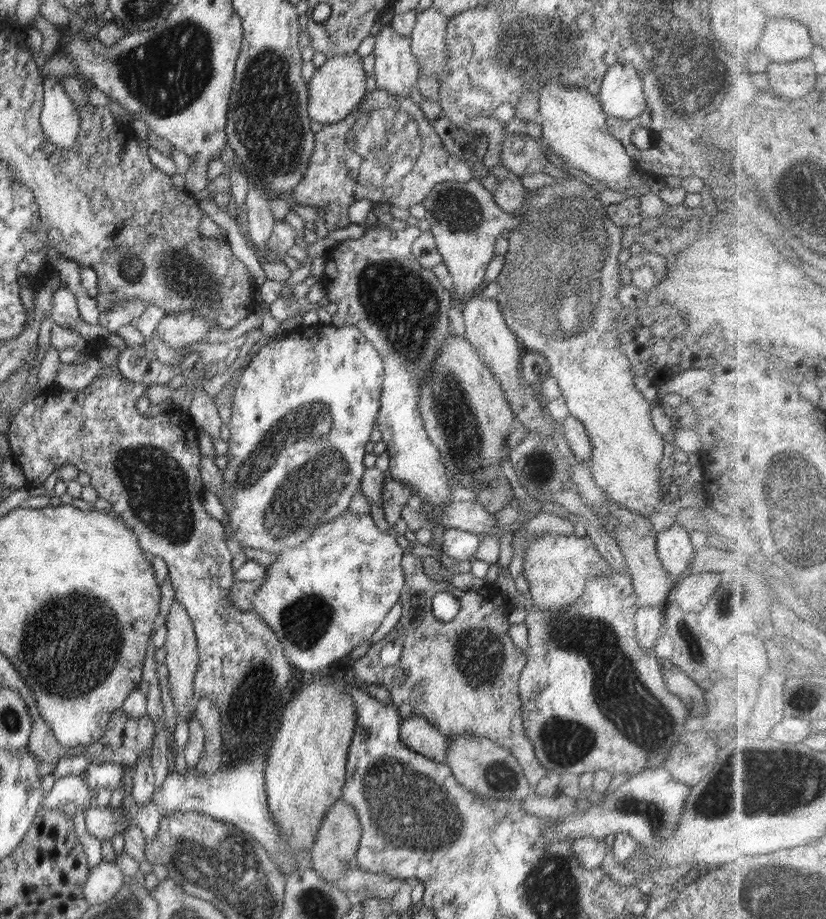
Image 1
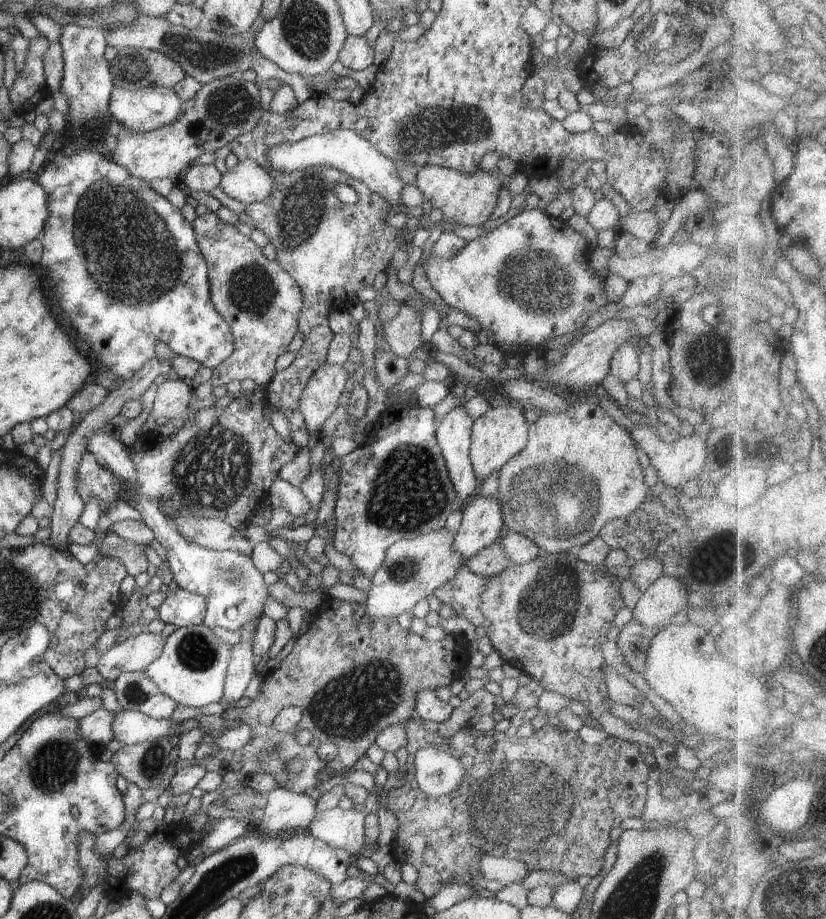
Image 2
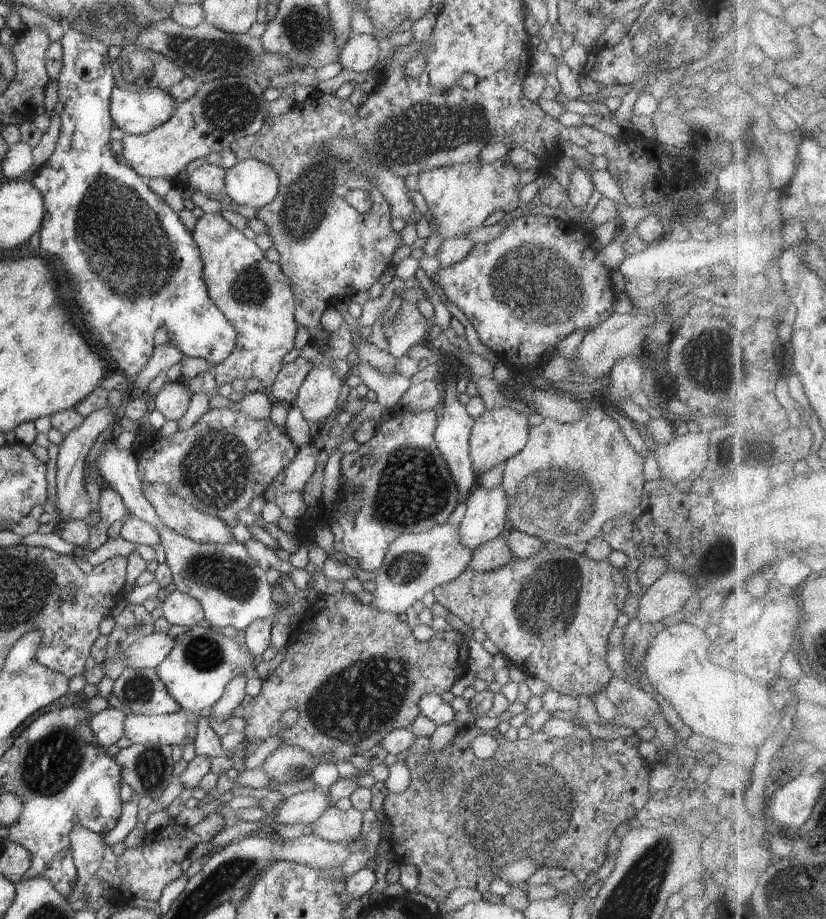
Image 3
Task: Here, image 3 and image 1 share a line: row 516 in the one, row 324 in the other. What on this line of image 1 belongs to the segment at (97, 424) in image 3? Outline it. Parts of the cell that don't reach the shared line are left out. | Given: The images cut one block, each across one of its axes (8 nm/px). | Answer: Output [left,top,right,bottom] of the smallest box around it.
[50,286,126,350]

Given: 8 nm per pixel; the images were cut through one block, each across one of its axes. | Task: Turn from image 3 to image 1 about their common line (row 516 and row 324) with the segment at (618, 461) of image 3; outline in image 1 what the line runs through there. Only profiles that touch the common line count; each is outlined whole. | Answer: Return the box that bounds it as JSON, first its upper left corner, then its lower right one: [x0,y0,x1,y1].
[494,179,673,516]

